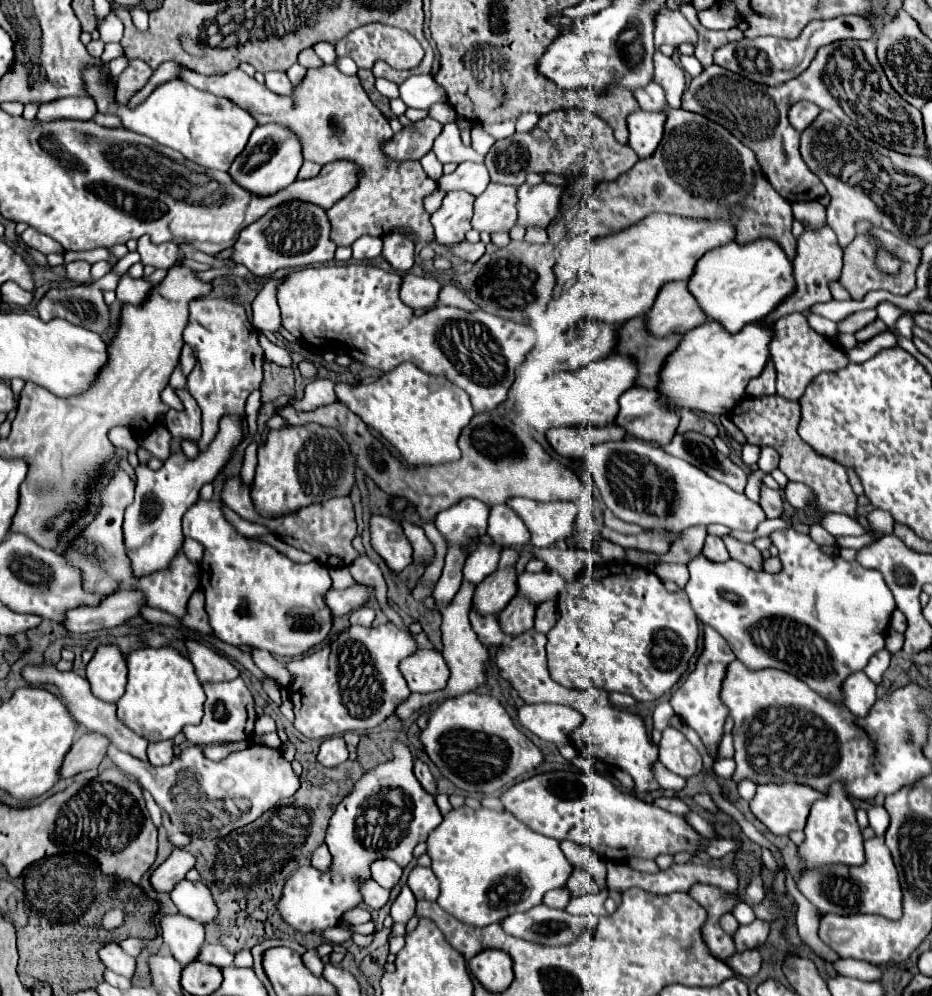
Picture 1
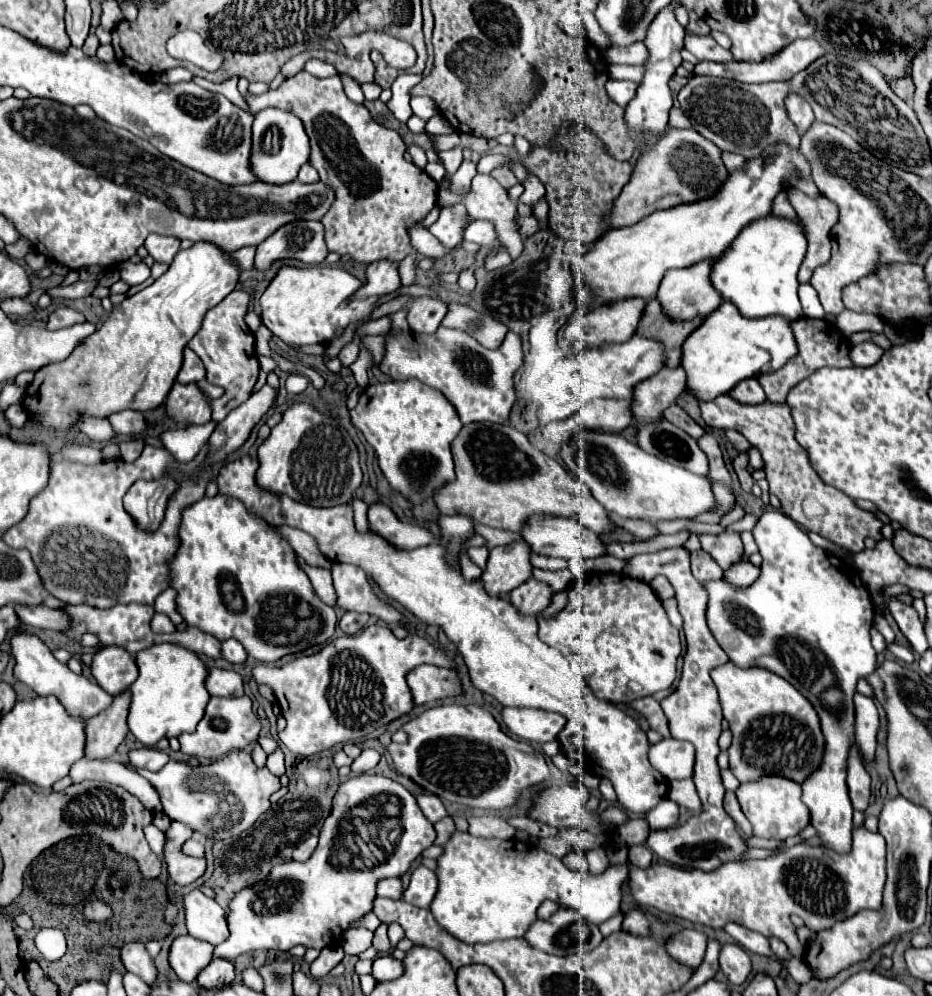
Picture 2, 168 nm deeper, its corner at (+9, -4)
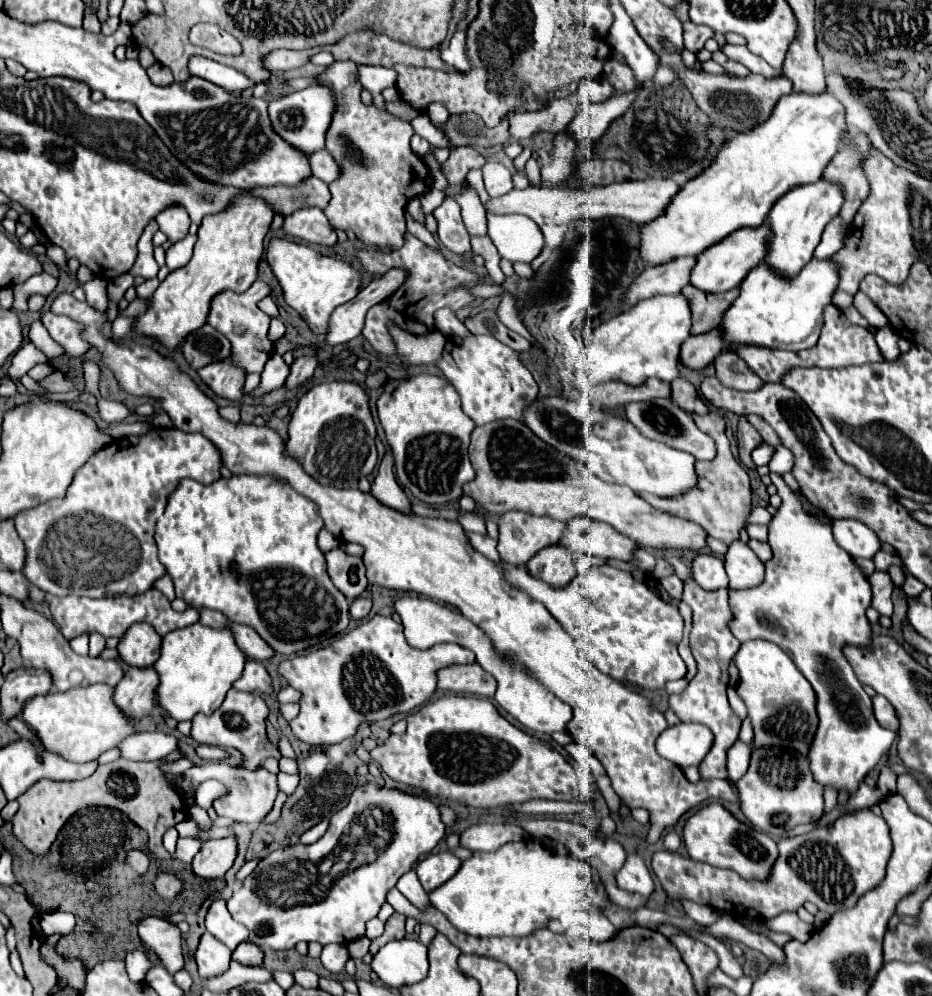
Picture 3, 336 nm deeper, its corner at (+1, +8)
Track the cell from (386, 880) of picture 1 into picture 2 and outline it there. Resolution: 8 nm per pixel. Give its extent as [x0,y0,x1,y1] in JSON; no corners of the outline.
[377,878,401,900]

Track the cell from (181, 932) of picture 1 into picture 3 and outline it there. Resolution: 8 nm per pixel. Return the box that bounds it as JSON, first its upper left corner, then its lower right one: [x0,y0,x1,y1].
[195,932,231,980]

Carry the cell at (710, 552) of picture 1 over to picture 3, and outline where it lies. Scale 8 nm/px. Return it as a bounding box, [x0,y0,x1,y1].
[693,552,727,590]

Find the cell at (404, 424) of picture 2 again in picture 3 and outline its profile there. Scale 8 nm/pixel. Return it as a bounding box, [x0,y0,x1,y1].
[377,374,475,504]

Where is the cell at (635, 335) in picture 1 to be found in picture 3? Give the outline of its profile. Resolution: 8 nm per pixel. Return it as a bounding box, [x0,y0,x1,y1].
[681,286,739,332]

